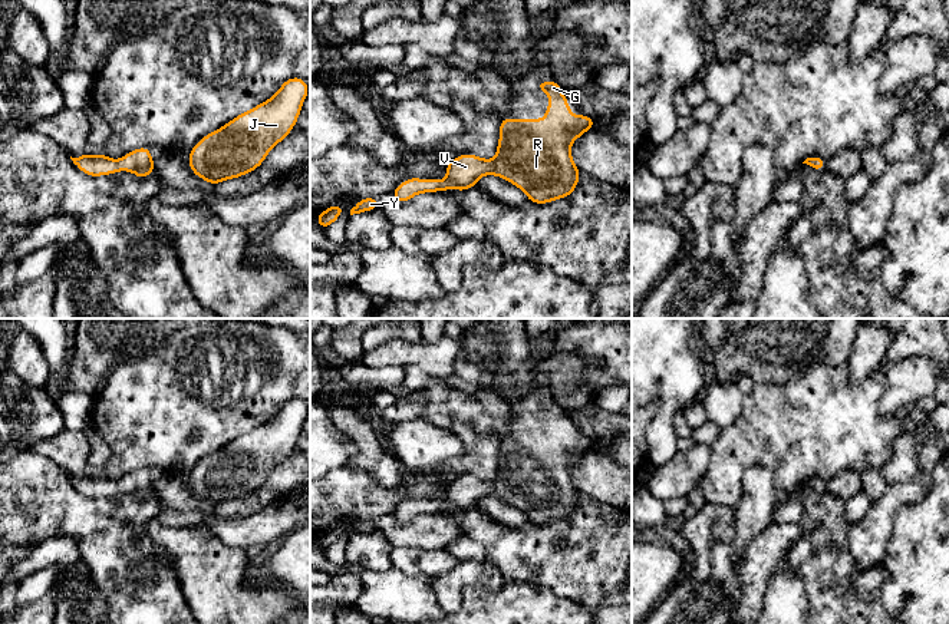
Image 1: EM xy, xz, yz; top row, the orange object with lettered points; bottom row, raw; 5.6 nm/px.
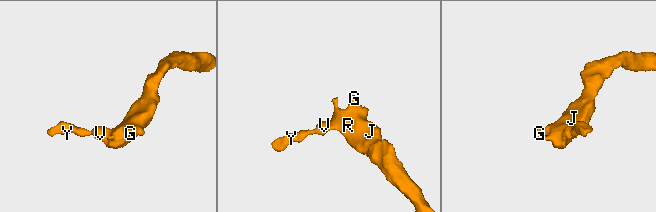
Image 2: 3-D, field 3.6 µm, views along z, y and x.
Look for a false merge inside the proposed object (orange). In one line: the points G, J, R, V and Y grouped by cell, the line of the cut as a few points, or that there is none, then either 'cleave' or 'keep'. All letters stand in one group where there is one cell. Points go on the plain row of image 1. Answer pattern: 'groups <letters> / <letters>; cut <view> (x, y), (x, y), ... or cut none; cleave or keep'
groups G J R V Y; cut none; keep

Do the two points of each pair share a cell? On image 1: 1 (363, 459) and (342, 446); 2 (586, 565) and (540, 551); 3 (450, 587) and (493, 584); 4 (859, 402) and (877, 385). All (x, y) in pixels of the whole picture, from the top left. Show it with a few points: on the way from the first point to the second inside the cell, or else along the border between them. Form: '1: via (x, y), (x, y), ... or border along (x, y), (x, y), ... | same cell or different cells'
1: border along (335, 425), (355, 446), (355, 454), (348, 466) | different cells
2: via (574, 557), (552, 555) | same cell
3: via (460, 578), (483, 578) | same cell
4: via (863, 398), (873, 388) | same cell

